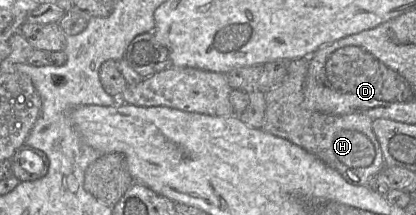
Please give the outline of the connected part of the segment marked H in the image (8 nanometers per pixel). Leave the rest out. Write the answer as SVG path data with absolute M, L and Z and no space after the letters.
M297 58L288 63L288 73L285 79L277 87L265 92L266 111L262 129L290 141L316 156L340 173L347 182L353 185L367 186L369 179L373 175L383 172L386 167L381 146L373 132L373 119L360 113L334 115L305 109L303 107L303 88L308 72L308 58Z

